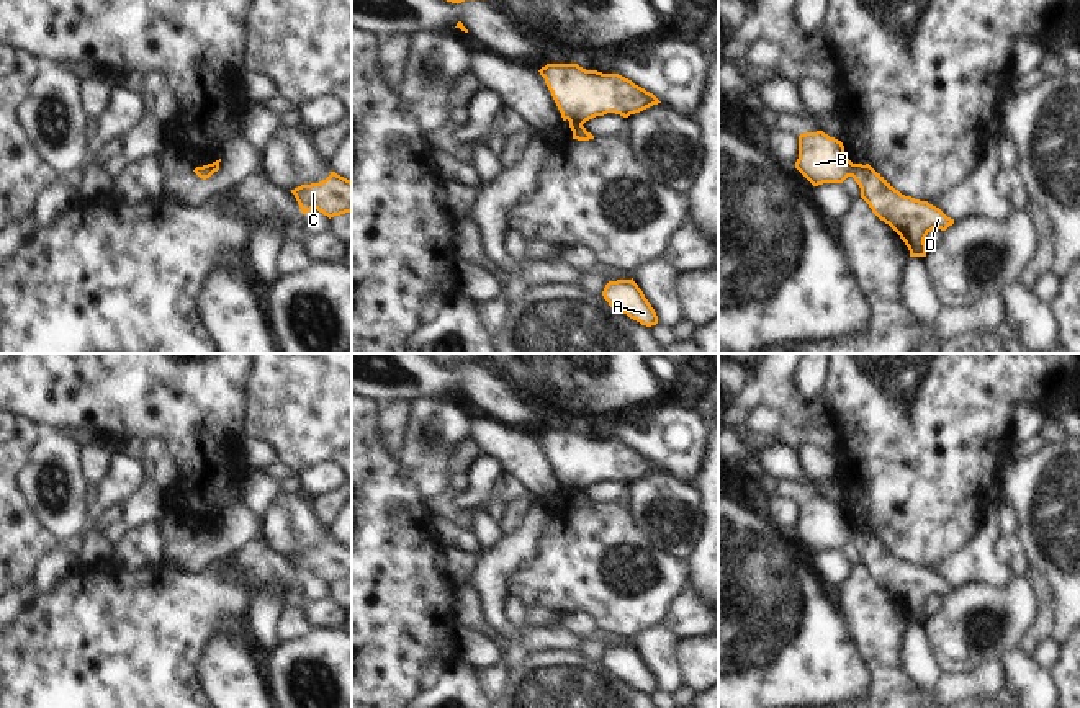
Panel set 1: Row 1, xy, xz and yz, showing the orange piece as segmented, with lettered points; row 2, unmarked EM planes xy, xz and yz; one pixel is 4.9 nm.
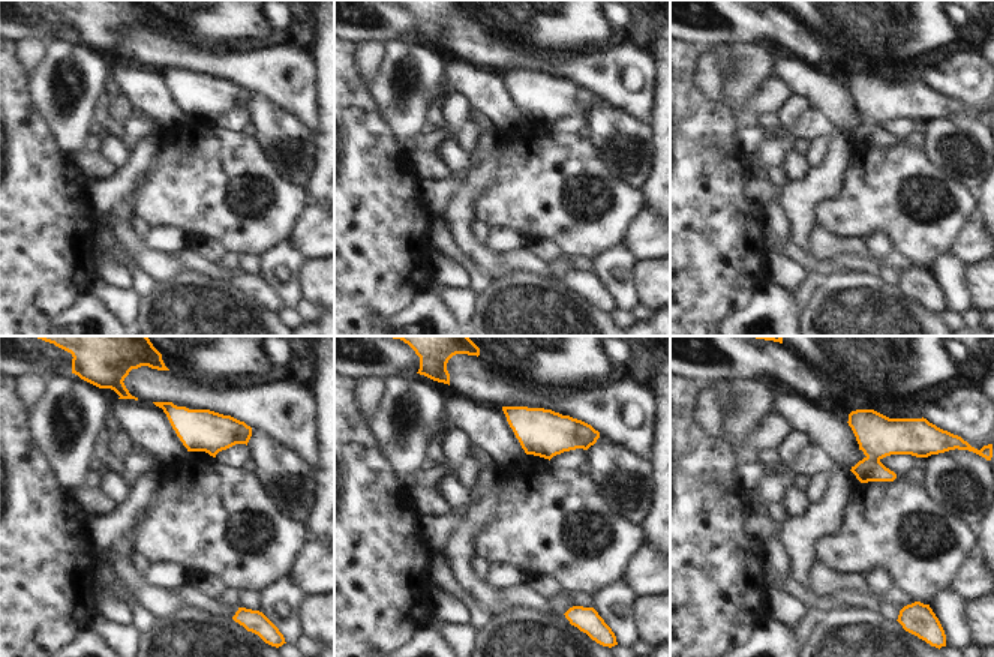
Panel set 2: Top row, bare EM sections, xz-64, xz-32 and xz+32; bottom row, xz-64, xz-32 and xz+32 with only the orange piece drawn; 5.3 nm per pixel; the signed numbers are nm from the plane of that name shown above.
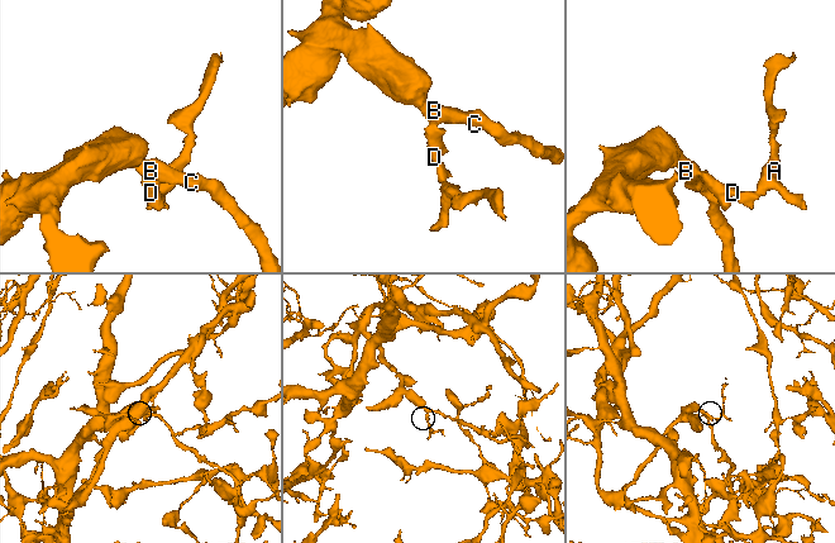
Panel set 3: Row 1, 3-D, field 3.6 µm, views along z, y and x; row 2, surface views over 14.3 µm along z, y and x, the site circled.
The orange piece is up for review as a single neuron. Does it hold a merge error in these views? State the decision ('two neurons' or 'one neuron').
two neurons

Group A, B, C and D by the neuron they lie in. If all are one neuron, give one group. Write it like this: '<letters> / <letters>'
A D / B C

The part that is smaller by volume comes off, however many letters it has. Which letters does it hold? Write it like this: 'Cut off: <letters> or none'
Cut off: A, D

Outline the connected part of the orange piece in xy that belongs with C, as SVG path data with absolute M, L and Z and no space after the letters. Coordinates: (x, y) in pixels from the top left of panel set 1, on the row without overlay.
M331 538L331 541L311 551L301 551L291 556L301 579L317 576L329 585L345 579L352 579L352 548Z

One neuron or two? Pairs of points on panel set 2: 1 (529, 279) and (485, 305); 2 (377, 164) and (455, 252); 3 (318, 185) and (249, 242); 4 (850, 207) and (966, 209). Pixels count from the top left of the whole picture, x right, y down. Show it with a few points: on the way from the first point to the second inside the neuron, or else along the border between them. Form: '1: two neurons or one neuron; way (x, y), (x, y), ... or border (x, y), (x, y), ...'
1: one neuron; way (519, 290), (504, 305), (495, 305)
2: two neurons; border (431, 243), (435, 249)
3: two neurons; border (306, 186), (312, 200)
4: one neuron; way (879, 207), (894, 207), (915, 225), (937, 225)

